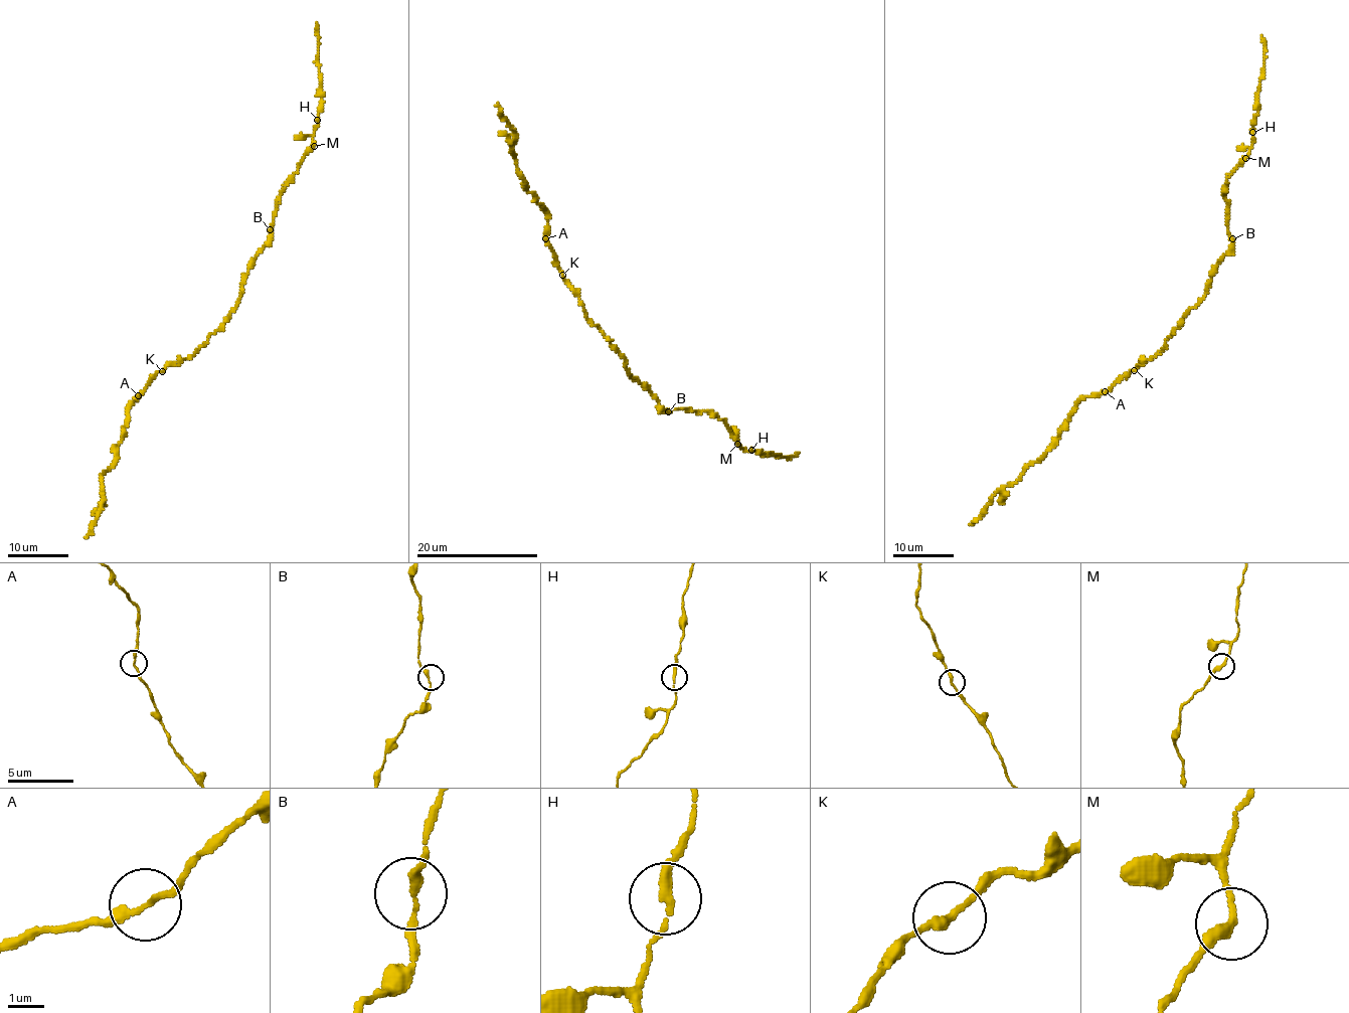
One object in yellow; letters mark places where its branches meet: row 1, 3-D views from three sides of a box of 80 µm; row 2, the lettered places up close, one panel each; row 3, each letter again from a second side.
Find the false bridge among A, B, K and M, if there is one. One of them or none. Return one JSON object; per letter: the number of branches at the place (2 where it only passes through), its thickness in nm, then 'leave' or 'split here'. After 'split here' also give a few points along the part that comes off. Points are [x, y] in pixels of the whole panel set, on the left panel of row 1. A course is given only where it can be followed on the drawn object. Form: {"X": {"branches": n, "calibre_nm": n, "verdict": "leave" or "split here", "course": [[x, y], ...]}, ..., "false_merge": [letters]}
{"A": {"branches": 2, "calibre_nm": 190, "verdict": "leave"}, "B": {"branches": 2, "calibre_nm": 200, "verdict": "leave"}, "K": {"branches": 2, "calibre_nm": 200, "verdict": "leave"}, "M": {"branches": 2, "calibre_nm": 200, "verdict": "leave"}, "false_merge": []}

